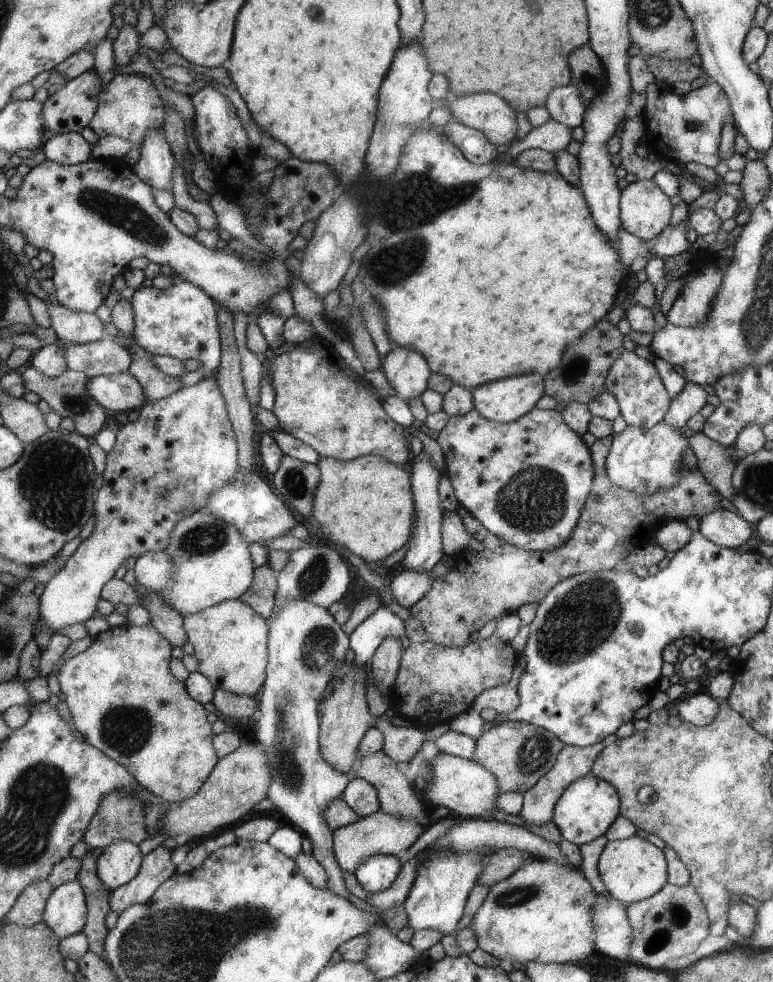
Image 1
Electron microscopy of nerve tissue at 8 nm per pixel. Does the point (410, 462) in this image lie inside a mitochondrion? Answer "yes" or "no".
no

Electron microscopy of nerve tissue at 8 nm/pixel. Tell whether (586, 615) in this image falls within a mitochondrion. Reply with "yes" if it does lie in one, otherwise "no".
yes

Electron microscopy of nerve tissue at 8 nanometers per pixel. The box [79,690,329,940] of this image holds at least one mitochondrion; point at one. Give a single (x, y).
(127, 730)

